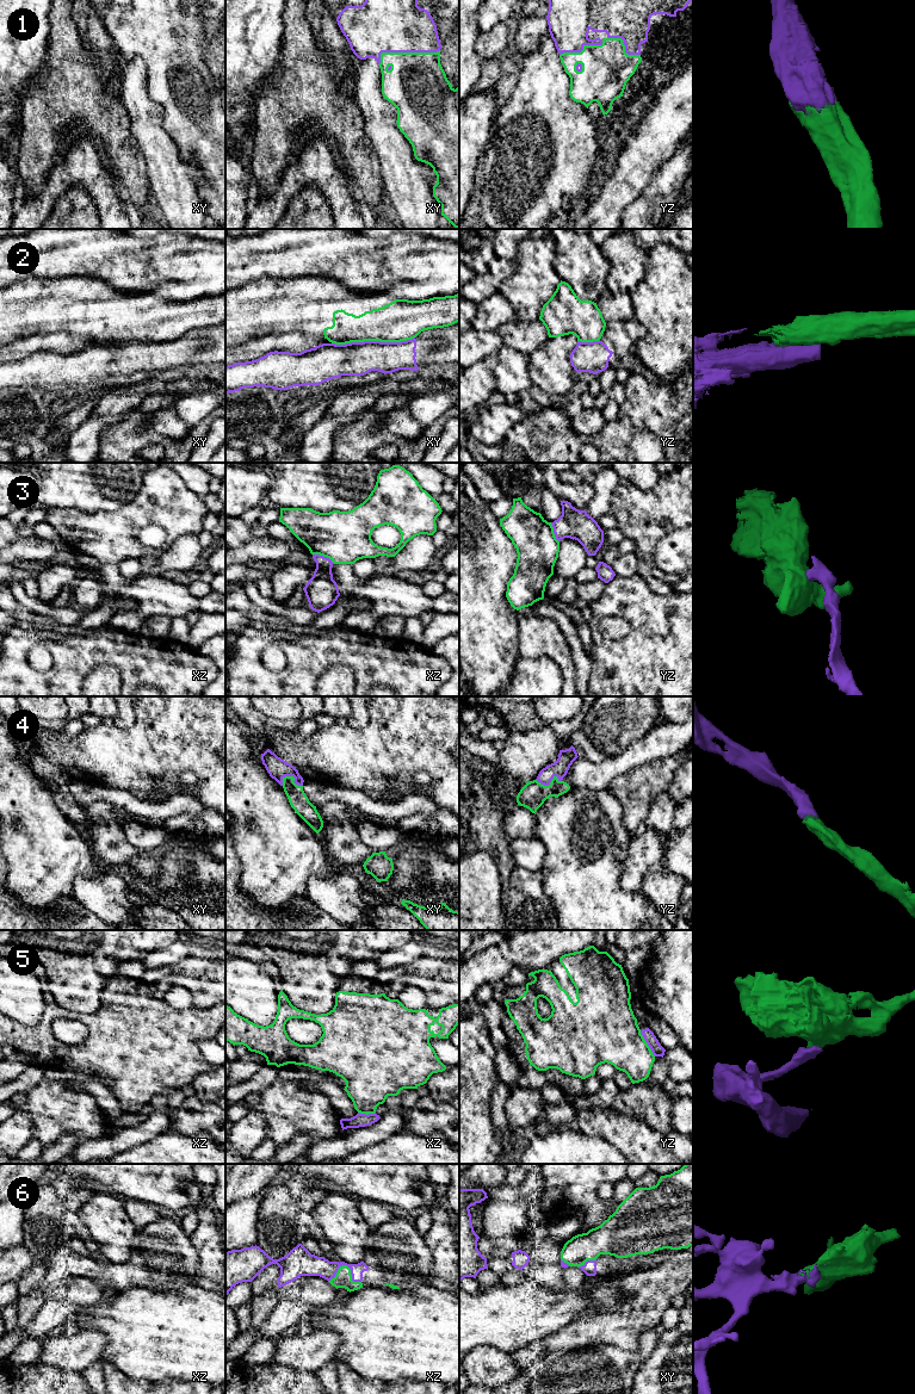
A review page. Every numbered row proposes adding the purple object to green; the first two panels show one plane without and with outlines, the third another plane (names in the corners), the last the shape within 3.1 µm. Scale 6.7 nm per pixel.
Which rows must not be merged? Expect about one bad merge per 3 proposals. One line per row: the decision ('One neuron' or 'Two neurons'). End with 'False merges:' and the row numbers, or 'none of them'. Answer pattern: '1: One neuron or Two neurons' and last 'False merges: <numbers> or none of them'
1: One neuron
2: Two neurons
3: Two neurons
4: One neuron
5: Two neurons
6: One neuron
False merges: 2, 3, 5

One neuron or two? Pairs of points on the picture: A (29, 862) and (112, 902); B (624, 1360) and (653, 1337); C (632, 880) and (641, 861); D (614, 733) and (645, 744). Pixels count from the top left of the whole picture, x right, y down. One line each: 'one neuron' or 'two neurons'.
A: two neurons
B: one neuron
C: one neuron
D: two neurons

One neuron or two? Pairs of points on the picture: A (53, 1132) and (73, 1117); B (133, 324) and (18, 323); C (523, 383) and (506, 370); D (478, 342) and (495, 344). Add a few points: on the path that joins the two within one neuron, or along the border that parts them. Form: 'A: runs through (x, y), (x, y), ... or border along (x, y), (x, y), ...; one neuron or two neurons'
A: runs through (57, 1127), (68, 1117); one neuron
B: runs through (104, 321), (47, 320); one neuron
C: runs through (519, 380), (509, 373); one neuron
D: runs through (482, 342), (492, 342); one neuron

